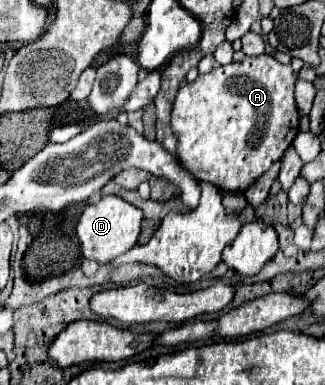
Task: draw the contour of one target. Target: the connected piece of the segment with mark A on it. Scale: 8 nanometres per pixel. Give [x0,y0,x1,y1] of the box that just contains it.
[171,54,299,192]

